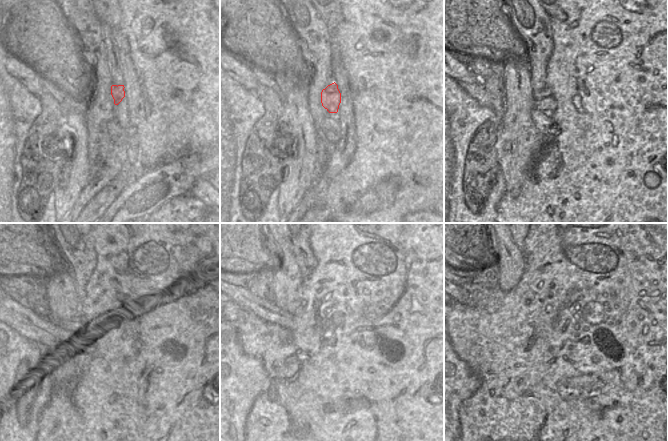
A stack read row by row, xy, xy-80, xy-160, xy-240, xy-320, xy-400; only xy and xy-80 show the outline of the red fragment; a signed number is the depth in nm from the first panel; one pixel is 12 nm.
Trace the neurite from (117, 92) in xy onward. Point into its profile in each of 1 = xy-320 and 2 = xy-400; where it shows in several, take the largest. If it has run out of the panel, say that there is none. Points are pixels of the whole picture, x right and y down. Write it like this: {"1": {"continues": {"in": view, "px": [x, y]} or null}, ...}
{"1": {"continues": {"in": "xy-320", "px": [267, 310]}}, "2": {"continues": {"in": "xy-400", "px": [464, 297]}}}

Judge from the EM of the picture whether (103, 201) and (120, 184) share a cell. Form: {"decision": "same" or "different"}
{"decision": "same"}

